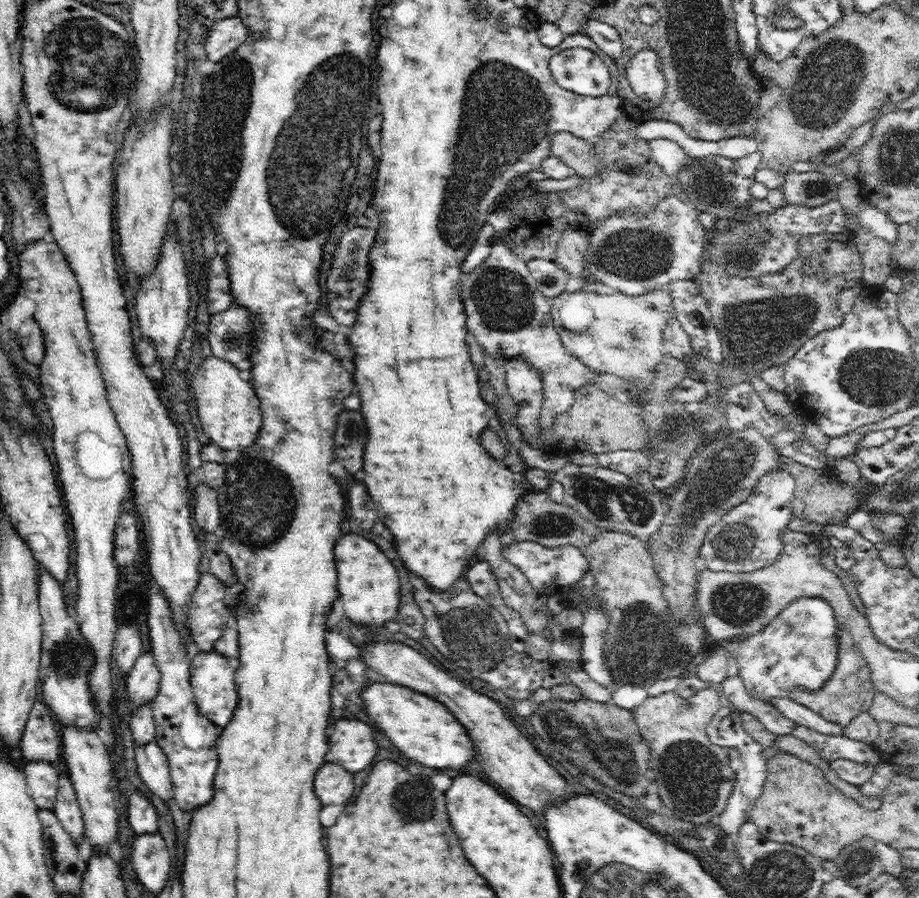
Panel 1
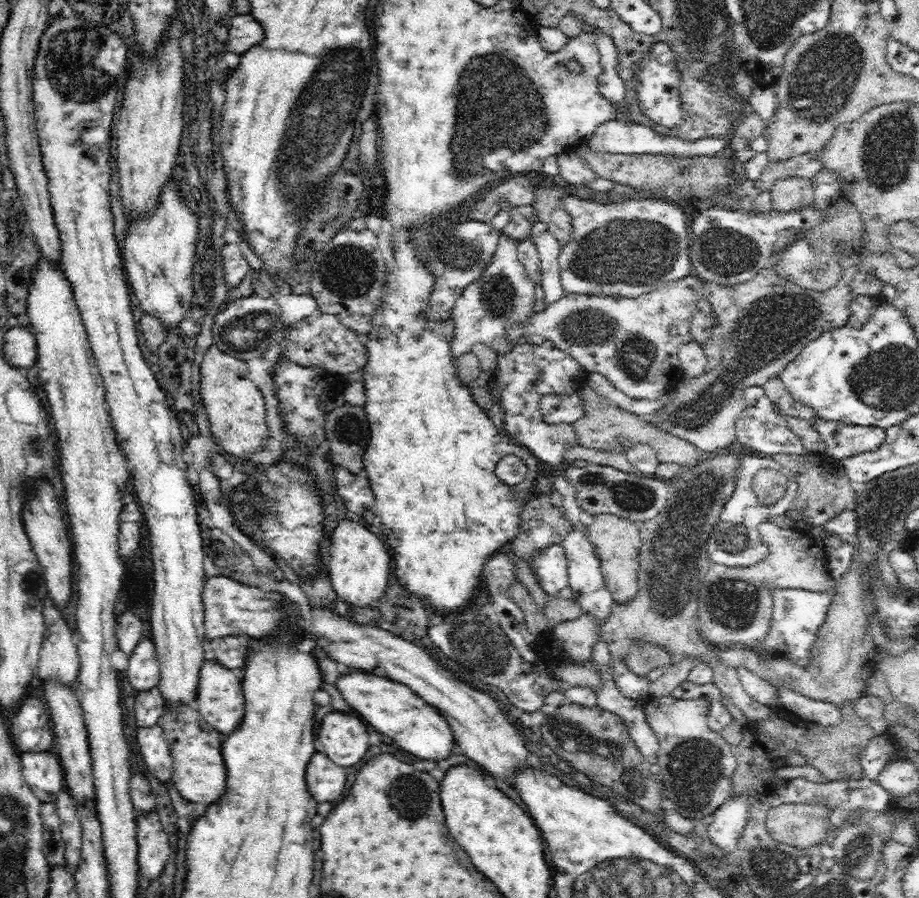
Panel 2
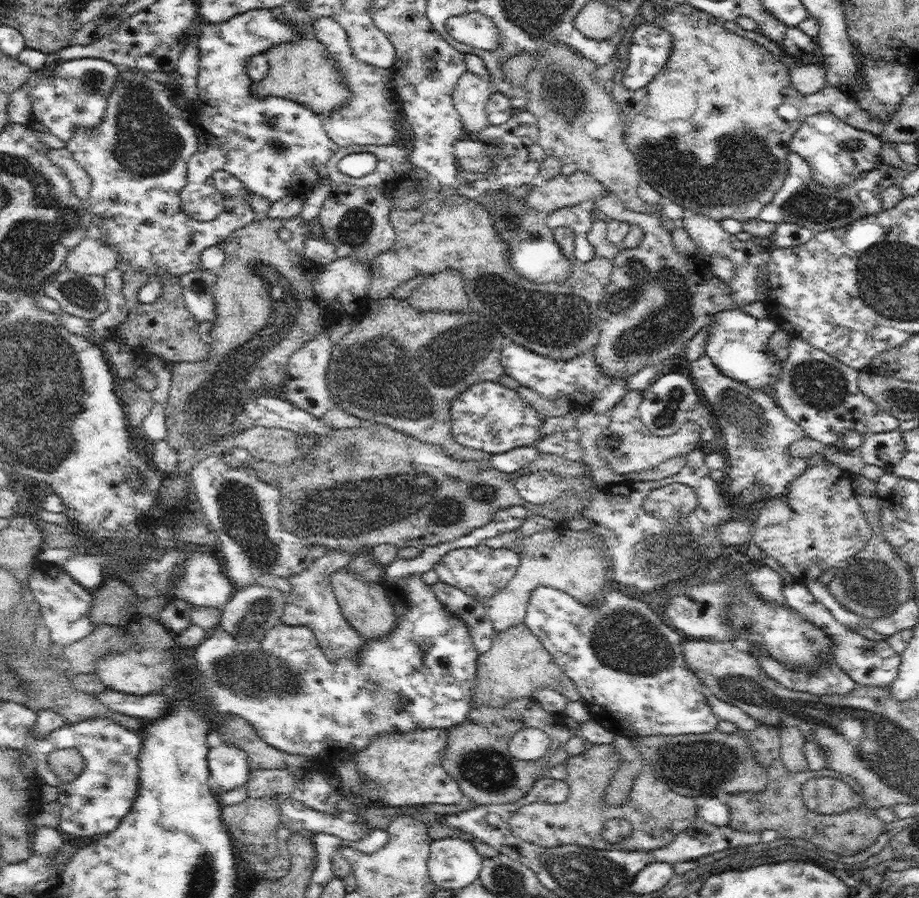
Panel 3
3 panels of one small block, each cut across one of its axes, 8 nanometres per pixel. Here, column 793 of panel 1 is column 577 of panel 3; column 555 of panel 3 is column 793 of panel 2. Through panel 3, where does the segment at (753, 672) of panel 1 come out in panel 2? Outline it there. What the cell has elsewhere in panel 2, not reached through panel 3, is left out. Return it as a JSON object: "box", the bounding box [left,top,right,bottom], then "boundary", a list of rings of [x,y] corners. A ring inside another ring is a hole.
{"box":[753,588,833,667],"boundary":[[[797,588],[772,589],[773,607],[771,624],[766,640],[753,647],[754,652],[772,653],[773,658],[786,657],[792,663],[807,667],[811,648],[815,643],[820,625],[826,618],[833,594],[830,591],[812,592]]]}

